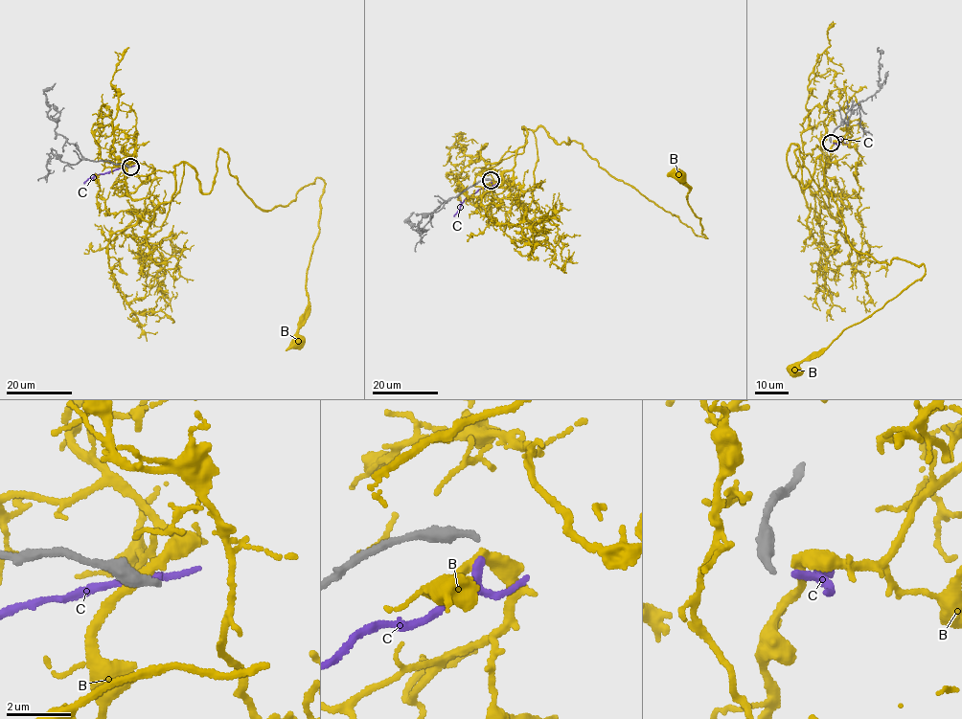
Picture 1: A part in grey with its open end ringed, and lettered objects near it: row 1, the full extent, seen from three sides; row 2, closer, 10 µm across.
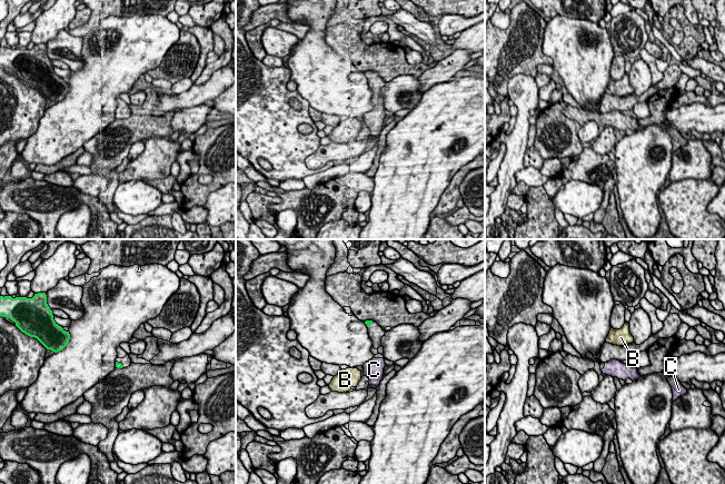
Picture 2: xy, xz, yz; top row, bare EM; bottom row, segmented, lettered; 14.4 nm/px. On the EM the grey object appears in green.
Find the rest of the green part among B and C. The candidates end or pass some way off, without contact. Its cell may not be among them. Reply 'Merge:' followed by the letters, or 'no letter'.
Merge: C

